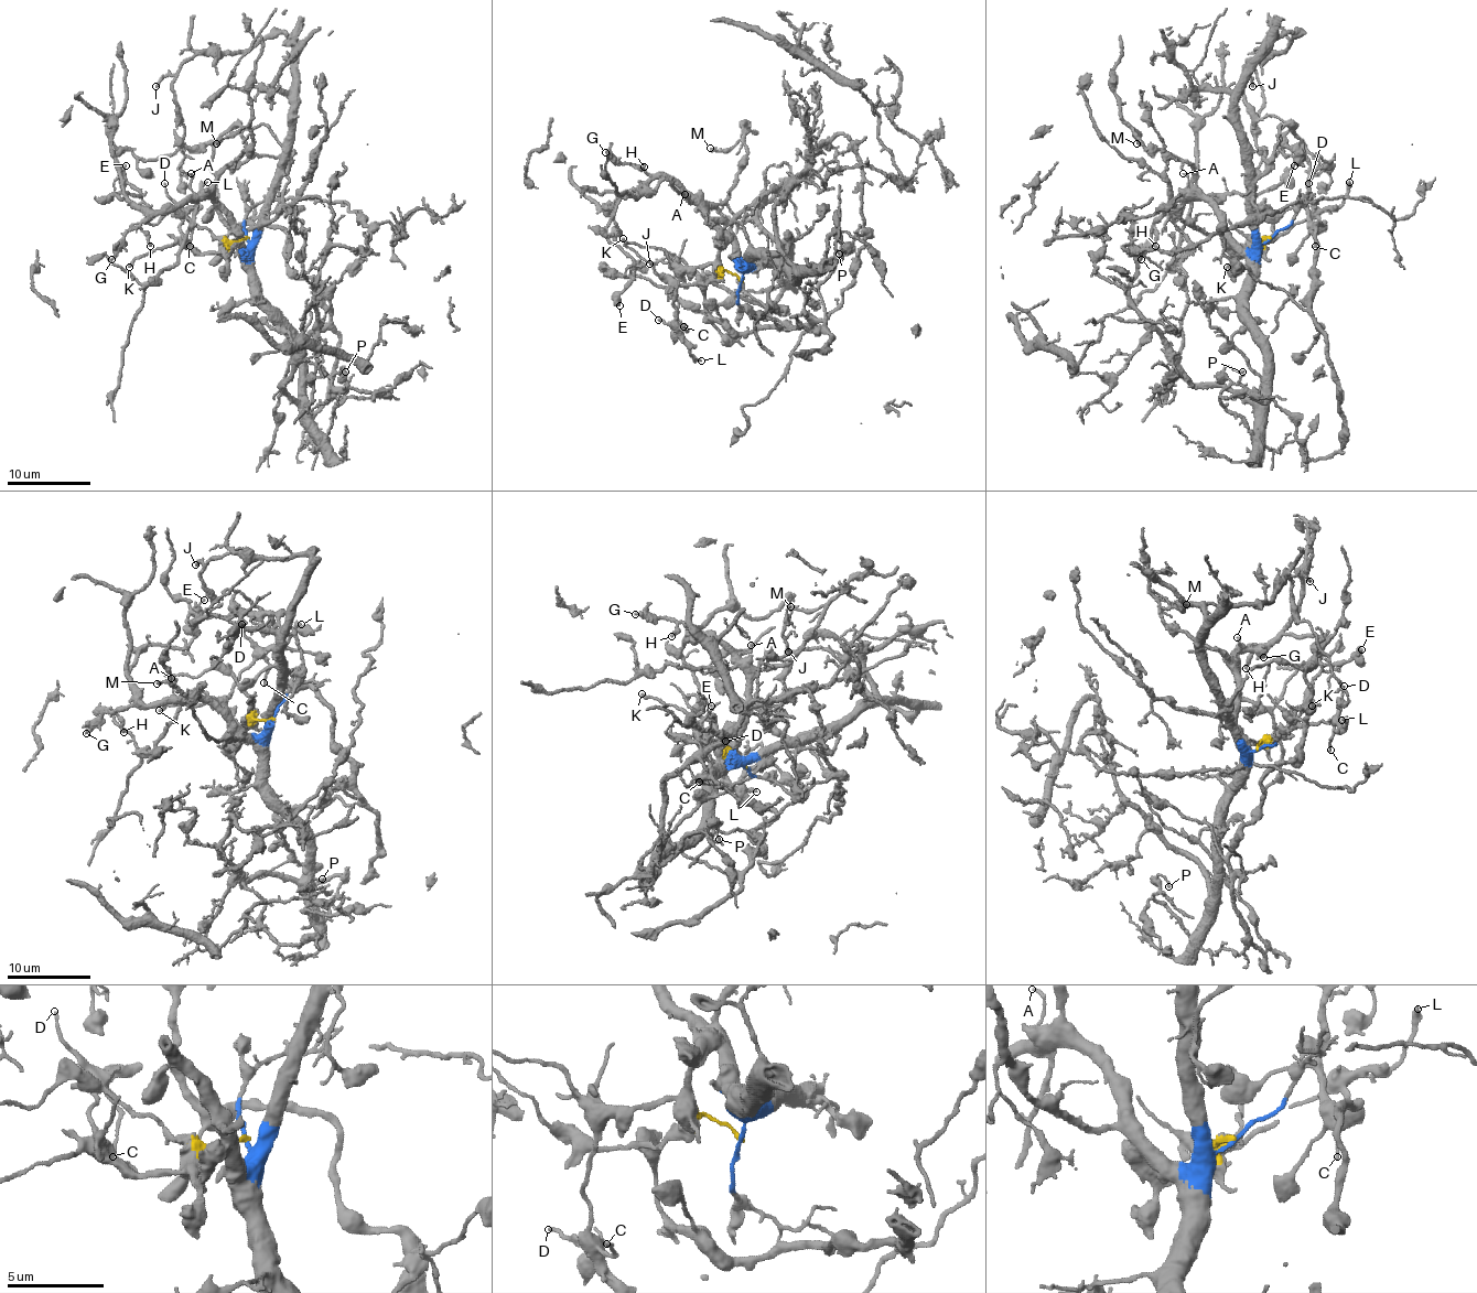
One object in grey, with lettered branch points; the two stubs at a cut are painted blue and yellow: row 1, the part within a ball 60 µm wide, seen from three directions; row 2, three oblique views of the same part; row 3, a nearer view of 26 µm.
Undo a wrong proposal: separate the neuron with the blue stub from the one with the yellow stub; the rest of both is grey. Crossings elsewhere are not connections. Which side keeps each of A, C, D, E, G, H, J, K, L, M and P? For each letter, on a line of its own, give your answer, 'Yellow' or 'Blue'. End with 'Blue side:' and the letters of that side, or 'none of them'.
A: Blue
C: Yellow
D: Yellow
E: Blue
G: Blue
H: Blue
J: Blue
K: Yellow
L: Yellow
M: Blue
P: Blue
Blue side: A, E, G, H, J, M, P

